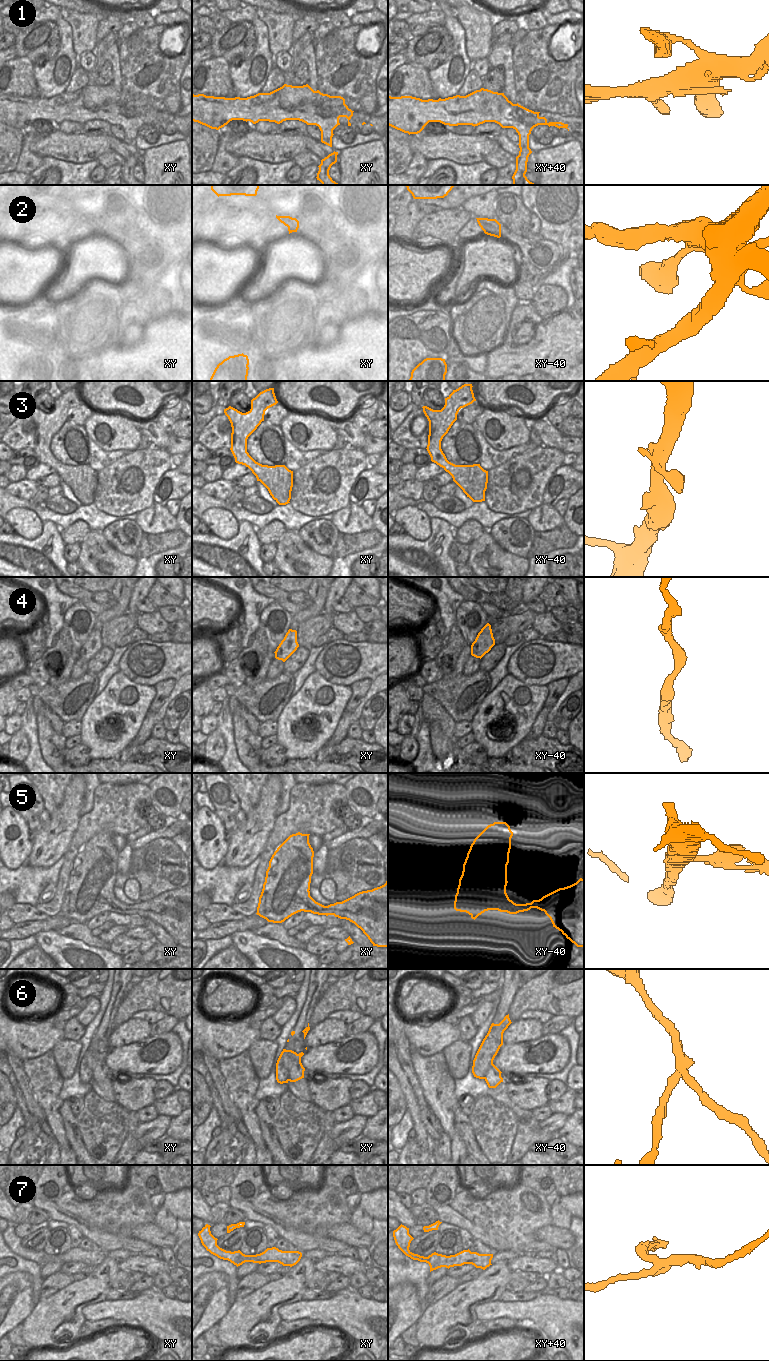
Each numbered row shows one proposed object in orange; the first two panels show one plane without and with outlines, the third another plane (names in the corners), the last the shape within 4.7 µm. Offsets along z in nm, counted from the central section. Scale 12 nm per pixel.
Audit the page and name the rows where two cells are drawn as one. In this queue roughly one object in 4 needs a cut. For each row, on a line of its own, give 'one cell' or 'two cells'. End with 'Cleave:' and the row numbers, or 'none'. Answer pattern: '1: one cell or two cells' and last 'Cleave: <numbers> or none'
1: one cell
2: one cell
3: one cell
4: one cell
5: two cells
6: two cells
7: one cell
Cleave: 5, 6

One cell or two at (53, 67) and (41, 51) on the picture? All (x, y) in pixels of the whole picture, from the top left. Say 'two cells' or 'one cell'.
two cells

